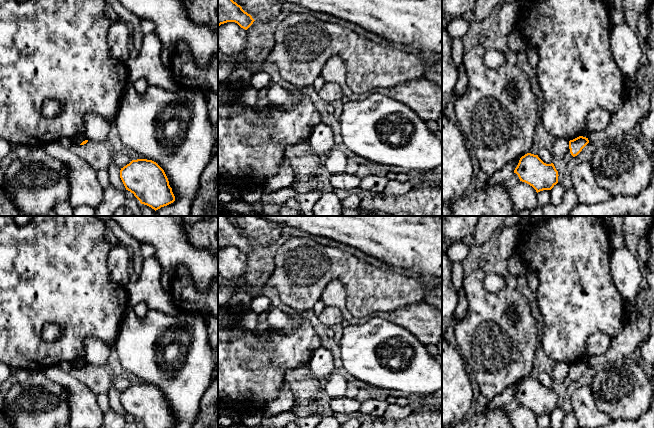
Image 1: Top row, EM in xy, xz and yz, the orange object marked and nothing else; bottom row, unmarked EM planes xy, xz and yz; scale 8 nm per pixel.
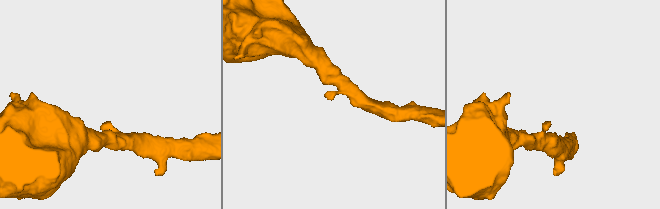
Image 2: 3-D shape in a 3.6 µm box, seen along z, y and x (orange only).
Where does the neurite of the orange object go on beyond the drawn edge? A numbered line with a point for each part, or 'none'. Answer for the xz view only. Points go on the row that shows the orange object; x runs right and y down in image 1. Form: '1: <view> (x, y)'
none

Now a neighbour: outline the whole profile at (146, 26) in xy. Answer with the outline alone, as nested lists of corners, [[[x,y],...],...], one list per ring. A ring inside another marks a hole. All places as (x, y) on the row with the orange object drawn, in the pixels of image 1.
[[[150,20],[140,21],[140,30],[144,35],[148,33],[153,33],[154,29],[155,29],[155,25],[152,21]]]

